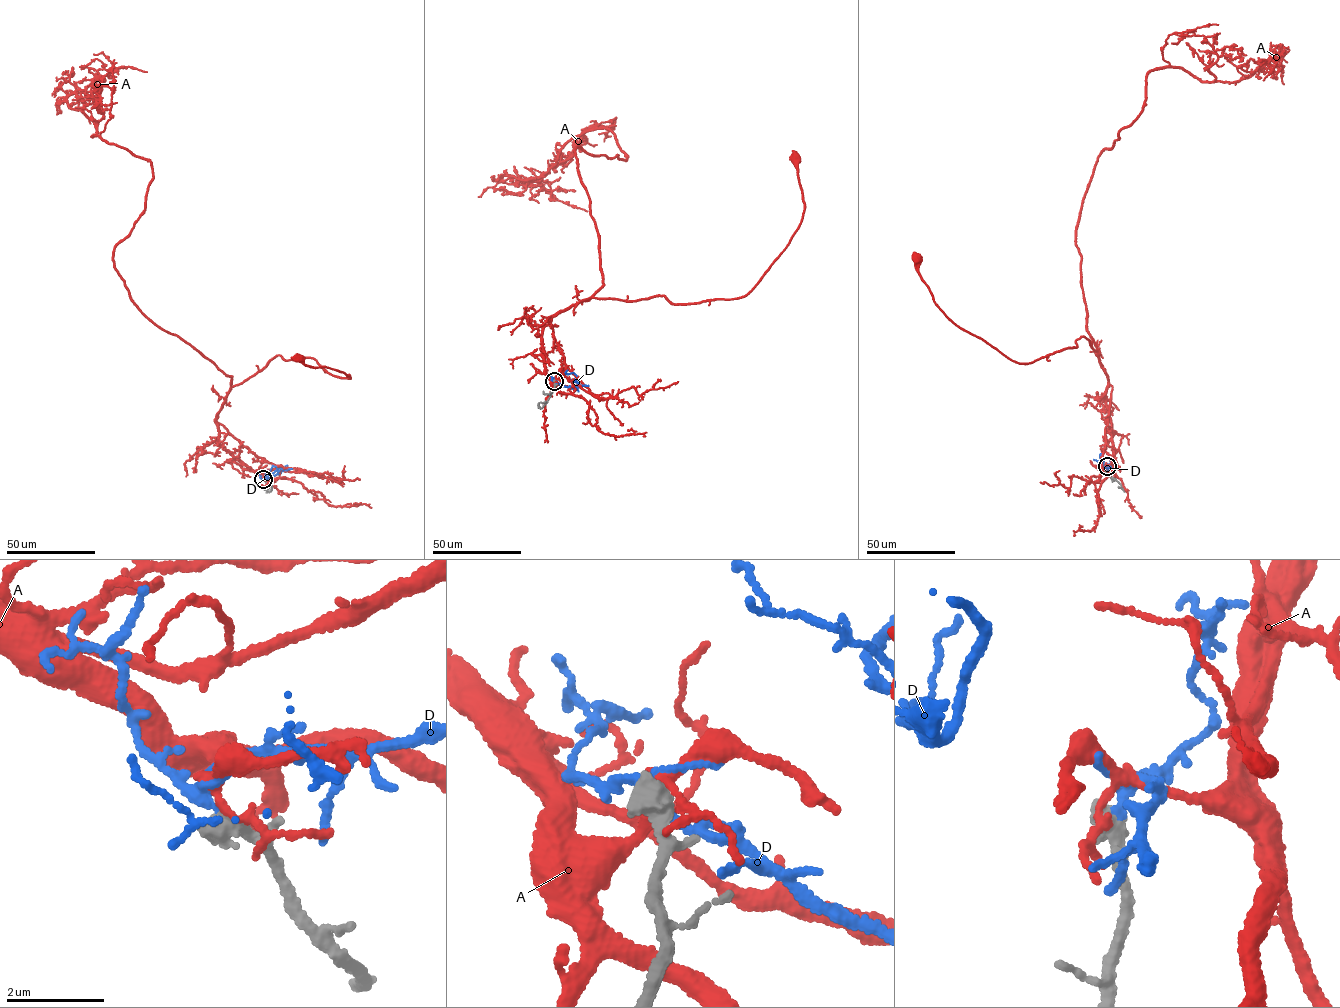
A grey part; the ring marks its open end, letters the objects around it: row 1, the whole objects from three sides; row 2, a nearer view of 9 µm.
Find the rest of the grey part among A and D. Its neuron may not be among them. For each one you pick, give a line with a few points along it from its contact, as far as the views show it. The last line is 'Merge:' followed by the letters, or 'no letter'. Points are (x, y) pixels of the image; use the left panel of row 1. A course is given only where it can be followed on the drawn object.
D: Its course: (263, 479), (285, 470), (279, 468), (267, 478), (265, 473), (277, 466)
Merge: D

